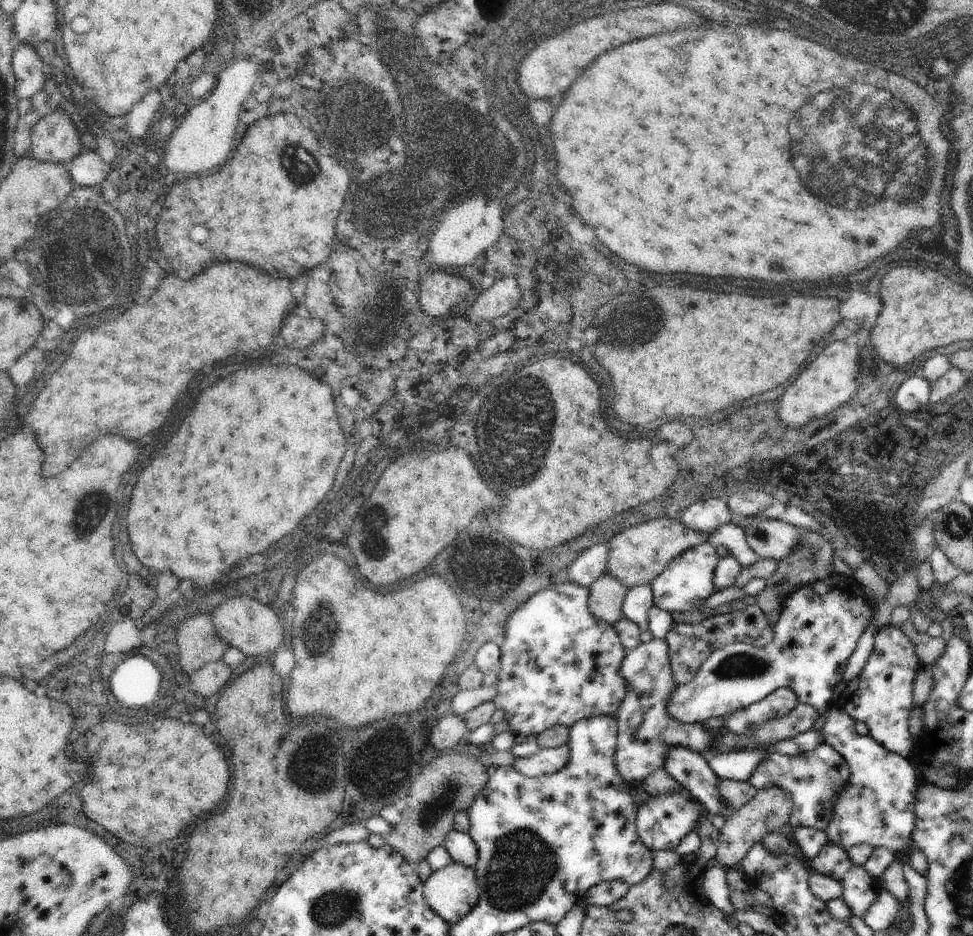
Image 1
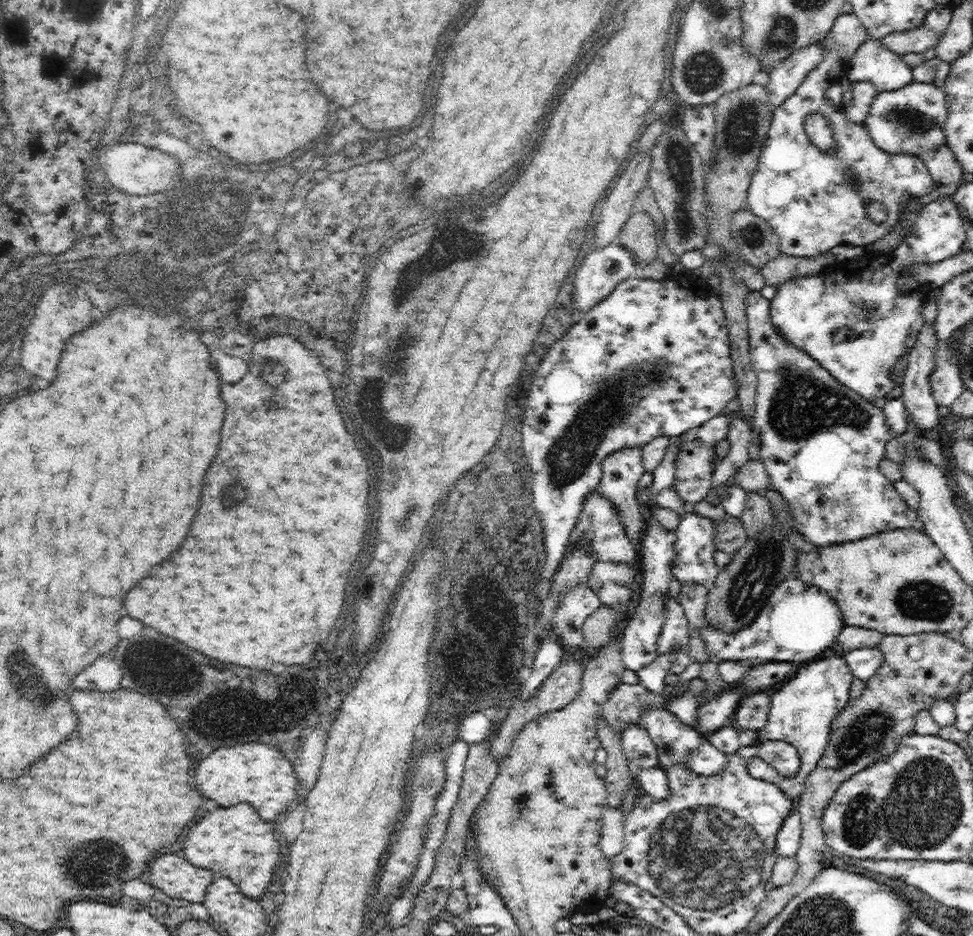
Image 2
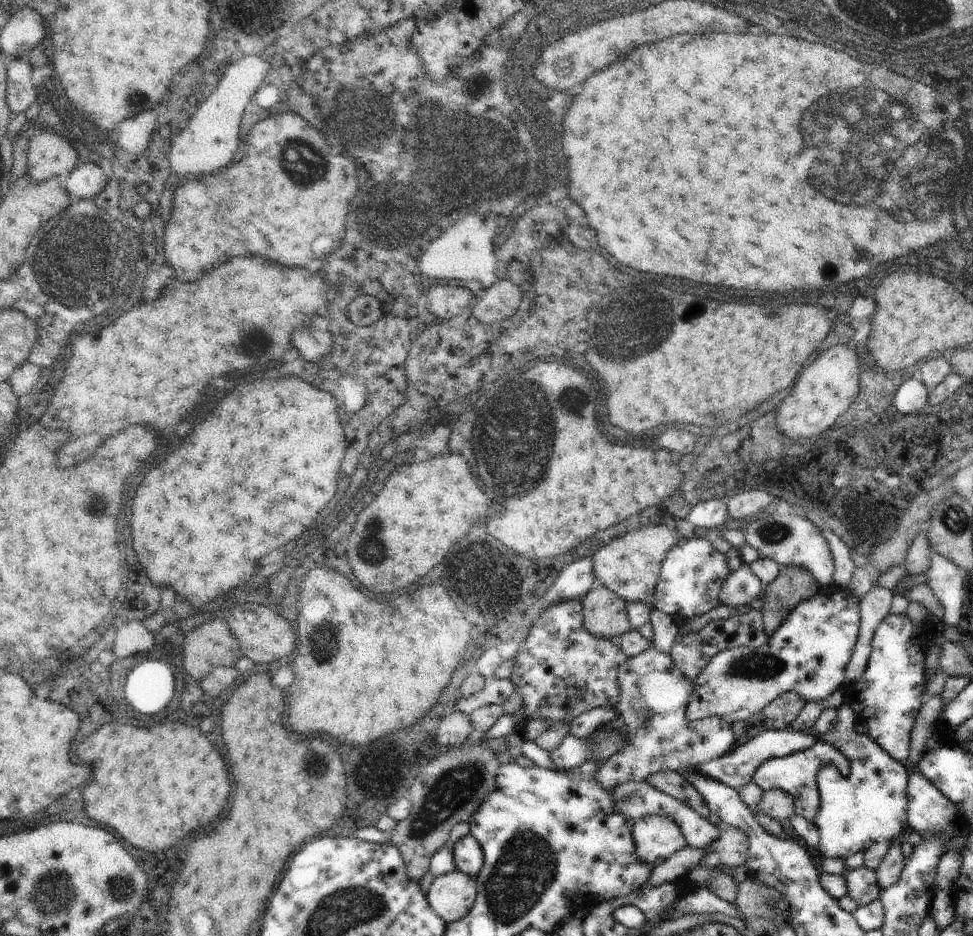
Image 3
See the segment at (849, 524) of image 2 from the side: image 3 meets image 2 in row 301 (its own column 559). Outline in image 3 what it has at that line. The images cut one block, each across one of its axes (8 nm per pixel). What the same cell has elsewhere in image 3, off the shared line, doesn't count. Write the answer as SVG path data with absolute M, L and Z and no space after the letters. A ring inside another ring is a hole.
M617 714L617 718L601 728L597 728L587 740L581 740L573 734L561 742L557 750L549 754L553 762L553 770L573 770L585 762L605 764L613 754L621 752L627 744L627 726L625 720Z

